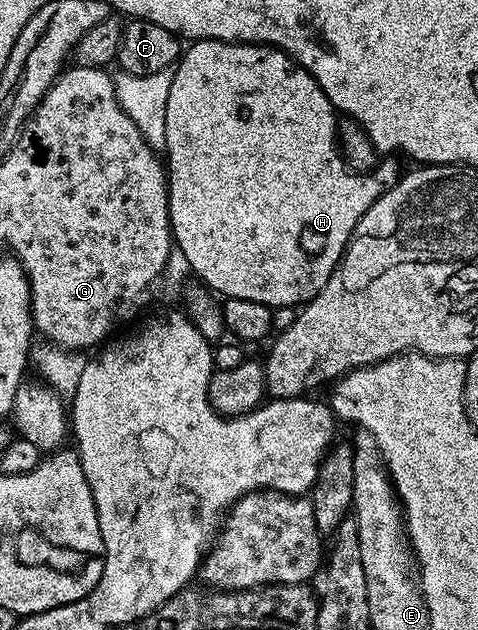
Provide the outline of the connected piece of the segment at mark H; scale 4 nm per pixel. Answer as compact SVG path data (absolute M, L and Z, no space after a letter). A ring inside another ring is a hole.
M195 40L192 41L182 51L175 67L172 69L173 77L171 78L171 91L167 94L167 134L165 135L164 155L167 157L167 179L169 181L169 231L173 233L173 243L176 248L183 250L183 258L187 258L190 273L194 277L198 276L200 283L204 287L212 290L221 298L247 298L247 302L263 302L268 308L276 309L279 307L301 306L319 294L319 290L323 290L323 286L327 282L327 278L331 278L333 269L337 263L341 261L341 257L345 254L345 247L349 244L349 238L353 235L355 226L359 222L359 218L363 218L363 214L367 214L369 207L385 193L388 188L395 186L399 177L402 175L403 168L396 164L396 159L382 163L380 166L373 168L372 171L354 172L345 161L345 157L339 154L338 141L338 121L333 121L335 117L335 109L331 101L327 98L327 94L323 94L323 90L319 86L319 82L315 82L315 78L305 68L300 68L298 64L289 59L287 53L281 51L276 46L268 44L238 44L236 40Z

